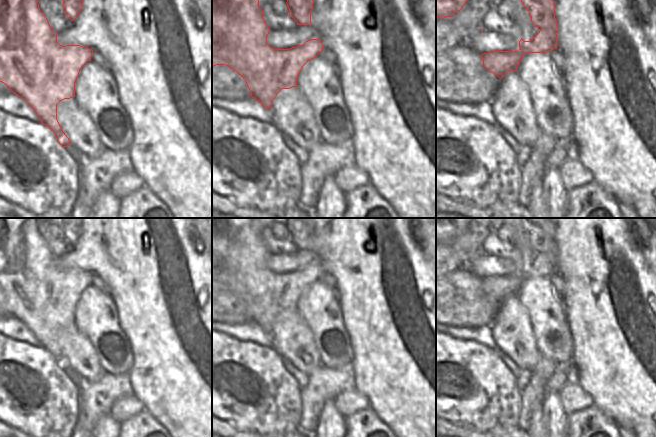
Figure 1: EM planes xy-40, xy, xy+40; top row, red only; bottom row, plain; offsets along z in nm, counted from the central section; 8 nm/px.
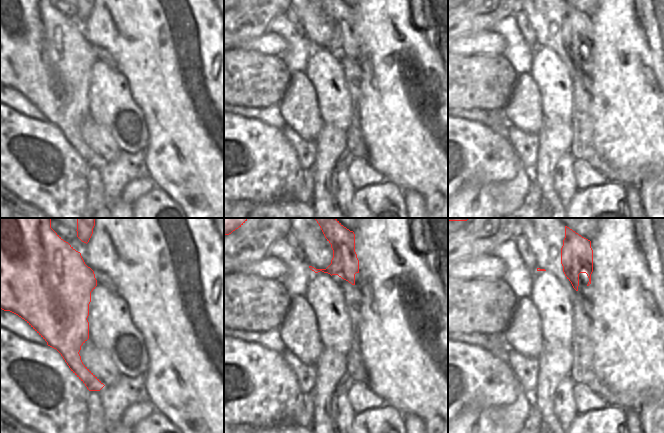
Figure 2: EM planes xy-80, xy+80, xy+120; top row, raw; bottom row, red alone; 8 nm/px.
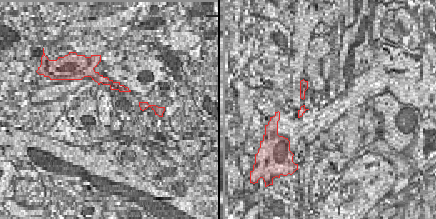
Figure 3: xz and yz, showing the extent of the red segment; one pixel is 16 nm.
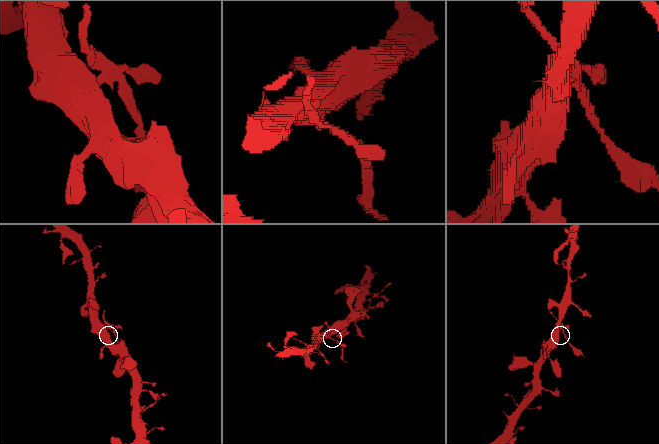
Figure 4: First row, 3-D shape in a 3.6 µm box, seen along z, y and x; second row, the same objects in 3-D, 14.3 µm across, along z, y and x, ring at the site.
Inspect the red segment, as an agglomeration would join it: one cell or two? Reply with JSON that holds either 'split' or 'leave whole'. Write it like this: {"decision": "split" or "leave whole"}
{"decision": "split"}

